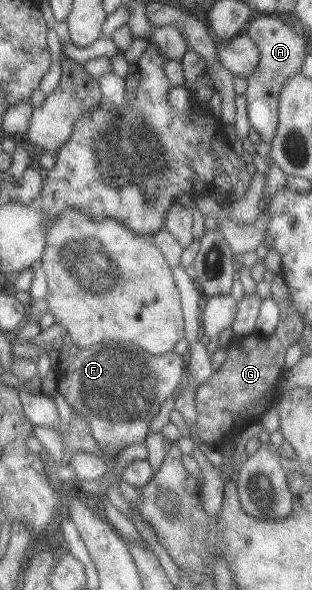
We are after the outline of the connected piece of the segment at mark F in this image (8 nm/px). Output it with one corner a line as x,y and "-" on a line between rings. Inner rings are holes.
63,337
57,356
55,369
55,390
64,398
71,412
86,418
90,436
98,449
108,457
115,457
120,449
131,444
144,443
149,434
148,424
158,413
162,402
172,396
174,390
183,383
184,361
173,350
164,354
151,355
140,347
128,342
92,344
84,348
74,346
70,338

